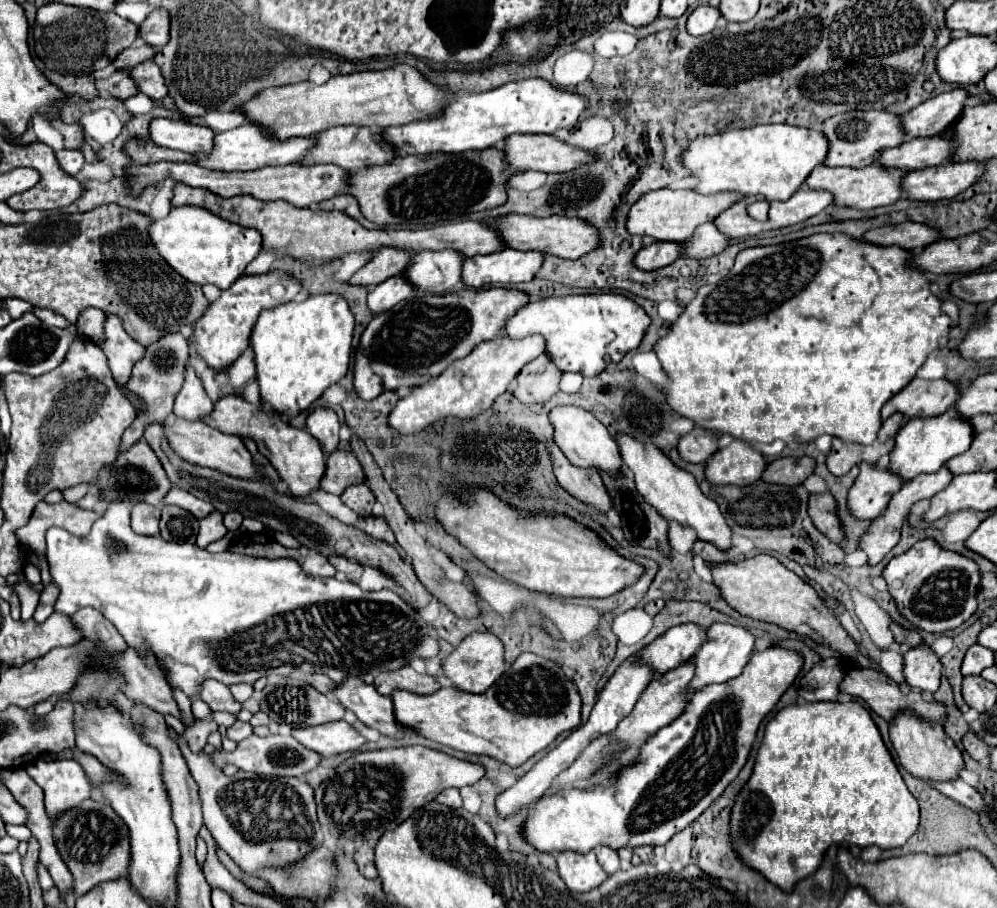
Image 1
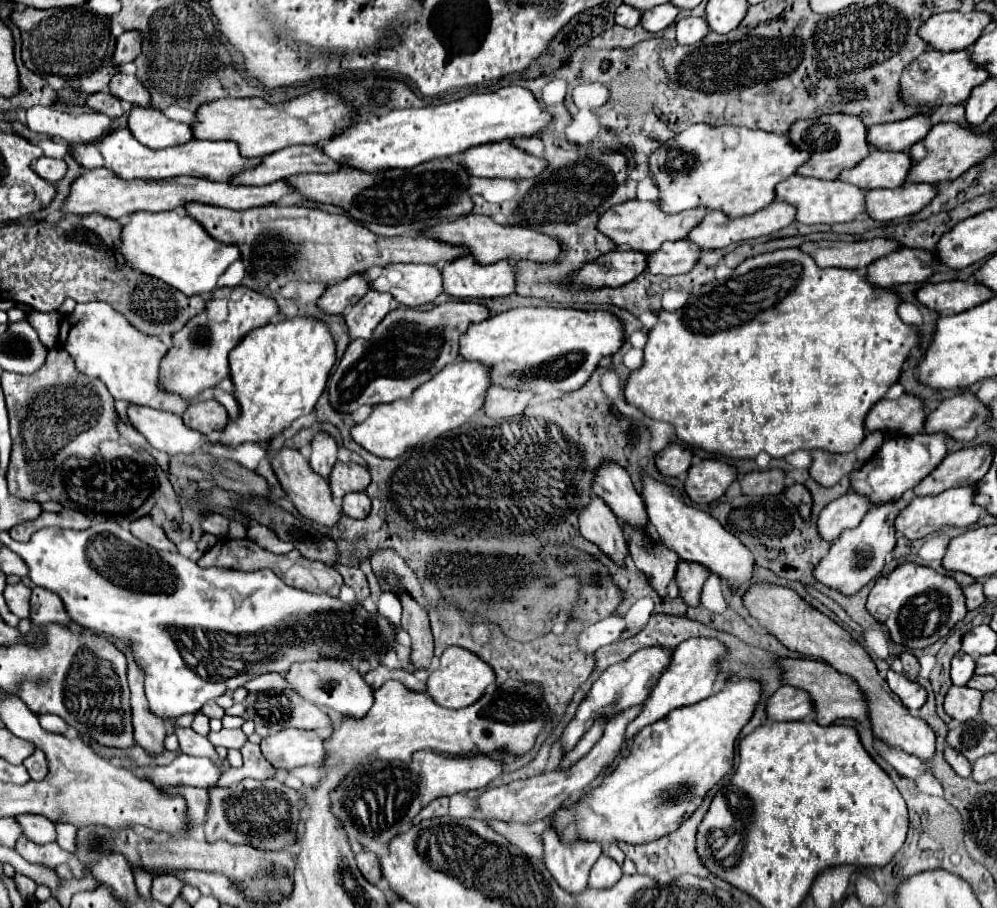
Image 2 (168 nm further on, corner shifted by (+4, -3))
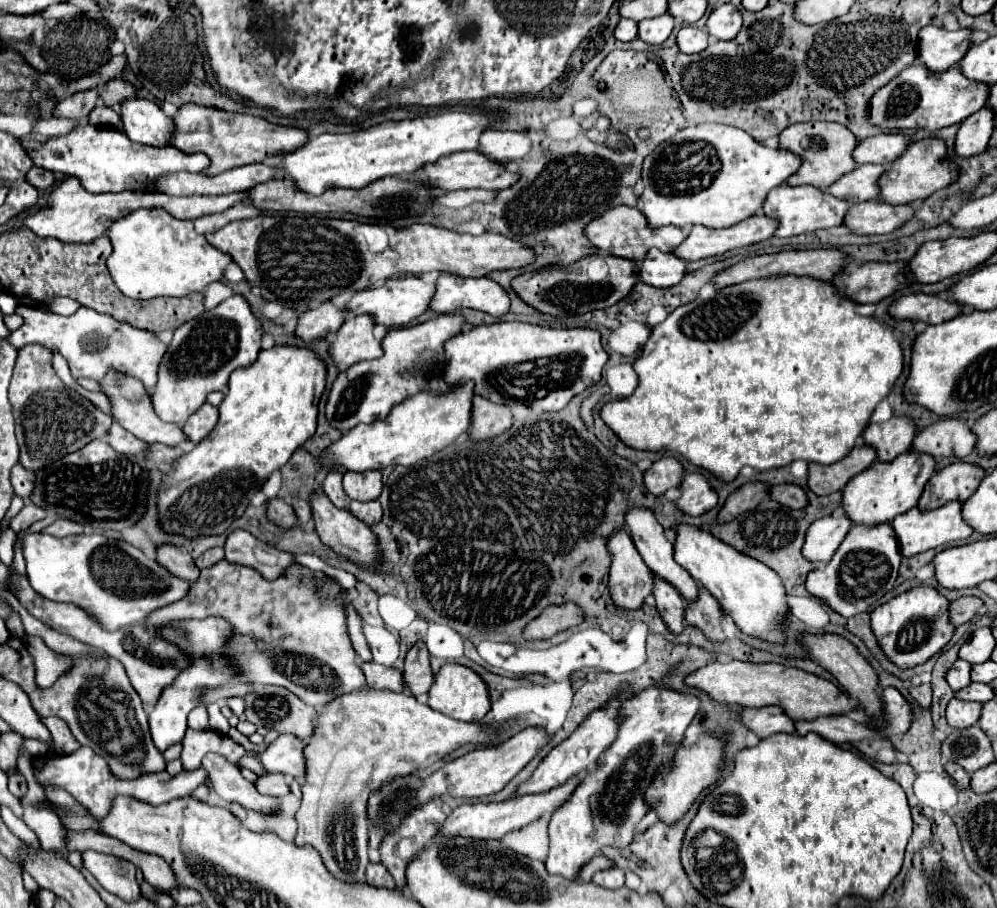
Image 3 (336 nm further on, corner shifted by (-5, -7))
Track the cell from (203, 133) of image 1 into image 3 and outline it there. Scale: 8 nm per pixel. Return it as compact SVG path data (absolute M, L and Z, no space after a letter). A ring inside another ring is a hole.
M125 99L121 103L119 115L123 121L123 131L131 141L137 143L165 147L175 129L171 119L161 111L161 107L149 99Z

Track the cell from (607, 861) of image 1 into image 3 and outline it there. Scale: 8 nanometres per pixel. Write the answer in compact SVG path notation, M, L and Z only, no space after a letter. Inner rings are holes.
M605 869L593 875L593 883L603 889L621 889L625 881L625 873L619 869Z

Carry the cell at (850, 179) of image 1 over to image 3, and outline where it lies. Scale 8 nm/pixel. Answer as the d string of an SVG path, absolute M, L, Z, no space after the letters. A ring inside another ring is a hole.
M787 183L775 187L769 191L765 203L763 203L763 215L775 219L779 225L775 229L773 237L793 237L793 235L801 235L801 233L811 233L811 231L819 231L819 229L829 229L829 227L837 227L843 223L843 217L849 209L849 203L843 199L835 199L829 193L823 193L817 187L811 185L801 185L801 187L791 187Z

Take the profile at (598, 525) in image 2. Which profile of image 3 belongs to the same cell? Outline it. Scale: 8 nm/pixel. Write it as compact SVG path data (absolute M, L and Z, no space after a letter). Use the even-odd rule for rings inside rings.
M615 531L609 539L609 551L613 555L609 573L611 599L621 609L641 609L645 599L653 593L653 573L635 551L629 533Z

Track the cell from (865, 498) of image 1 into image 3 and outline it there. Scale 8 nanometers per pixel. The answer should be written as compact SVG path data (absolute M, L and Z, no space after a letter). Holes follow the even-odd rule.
M841 509L833 511L823 519L817 519L807 529L801 555L811 563L827 565L849 529L851 521L843 515Z

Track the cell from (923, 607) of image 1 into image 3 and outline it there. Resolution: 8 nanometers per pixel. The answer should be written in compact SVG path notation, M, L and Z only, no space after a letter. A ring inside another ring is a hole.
M919 585L885 605L873 609L871 613L871 631L881 645L883 653L901 669L911 669L925 663L937 651L941 651L955 627L949 623L949 601L937 593L933 587Z

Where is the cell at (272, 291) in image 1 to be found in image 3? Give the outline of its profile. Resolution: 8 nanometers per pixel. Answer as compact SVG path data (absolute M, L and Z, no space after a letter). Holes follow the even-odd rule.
M231 295L215 309L183 323L173 333L173 341L159 363L157 385L151 393L157 415L167 423L183 427L187 417L205 403L211 391L225 391L229 375L237 367L249 367L257 359L261 337L261 323L255 319L249 303L241 295Z

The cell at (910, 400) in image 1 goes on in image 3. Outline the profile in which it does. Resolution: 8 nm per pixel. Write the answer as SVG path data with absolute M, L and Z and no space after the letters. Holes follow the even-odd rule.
M891 417L885 423L869 425L863 431L865 445L875 447L877 461L889 463L897 455L909 451L915 437L915 423L907 417Z

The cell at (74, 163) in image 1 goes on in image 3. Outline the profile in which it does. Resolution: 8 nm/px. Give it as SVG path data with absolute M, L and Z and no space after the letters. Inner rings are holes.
M31 167L27 171L27 181L37 189L49 189L55 183L55 175L51 171L43 171L41 167Z

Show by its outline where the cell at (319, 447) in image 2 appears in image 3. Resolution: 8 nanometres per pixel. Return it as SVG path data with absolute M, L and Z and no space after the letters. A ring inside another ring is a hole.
M329 471L327 473L327 479L323 483L323 491L327 493L327 497L331 499L331 503L335 507L339 507L339 509L347 509L349 507L345 491L343 491L343 485L341 485L341 473L339 471Z

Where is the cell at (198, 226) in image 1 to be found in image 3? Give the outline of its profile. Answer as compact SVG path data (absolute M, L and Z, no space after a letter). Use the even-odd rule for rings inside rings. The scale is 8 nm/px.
M139 209L111 223L105 231L111 239L113 253L107 259L107 269L119 291L131 299L153 297L183 297L201 291L205 285L219 281L231 257L195 235L193 221L175 219L163 209Z

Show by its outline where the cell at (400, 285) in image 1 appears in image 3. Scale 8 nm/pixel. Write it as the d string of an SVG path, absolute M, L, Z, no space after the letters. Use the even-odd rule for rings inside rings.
M349 315L335 341L329 345L329 357L339 371L349 369L359 361L377 359L381 355L381 343L373 337L373 319L369 315Z

